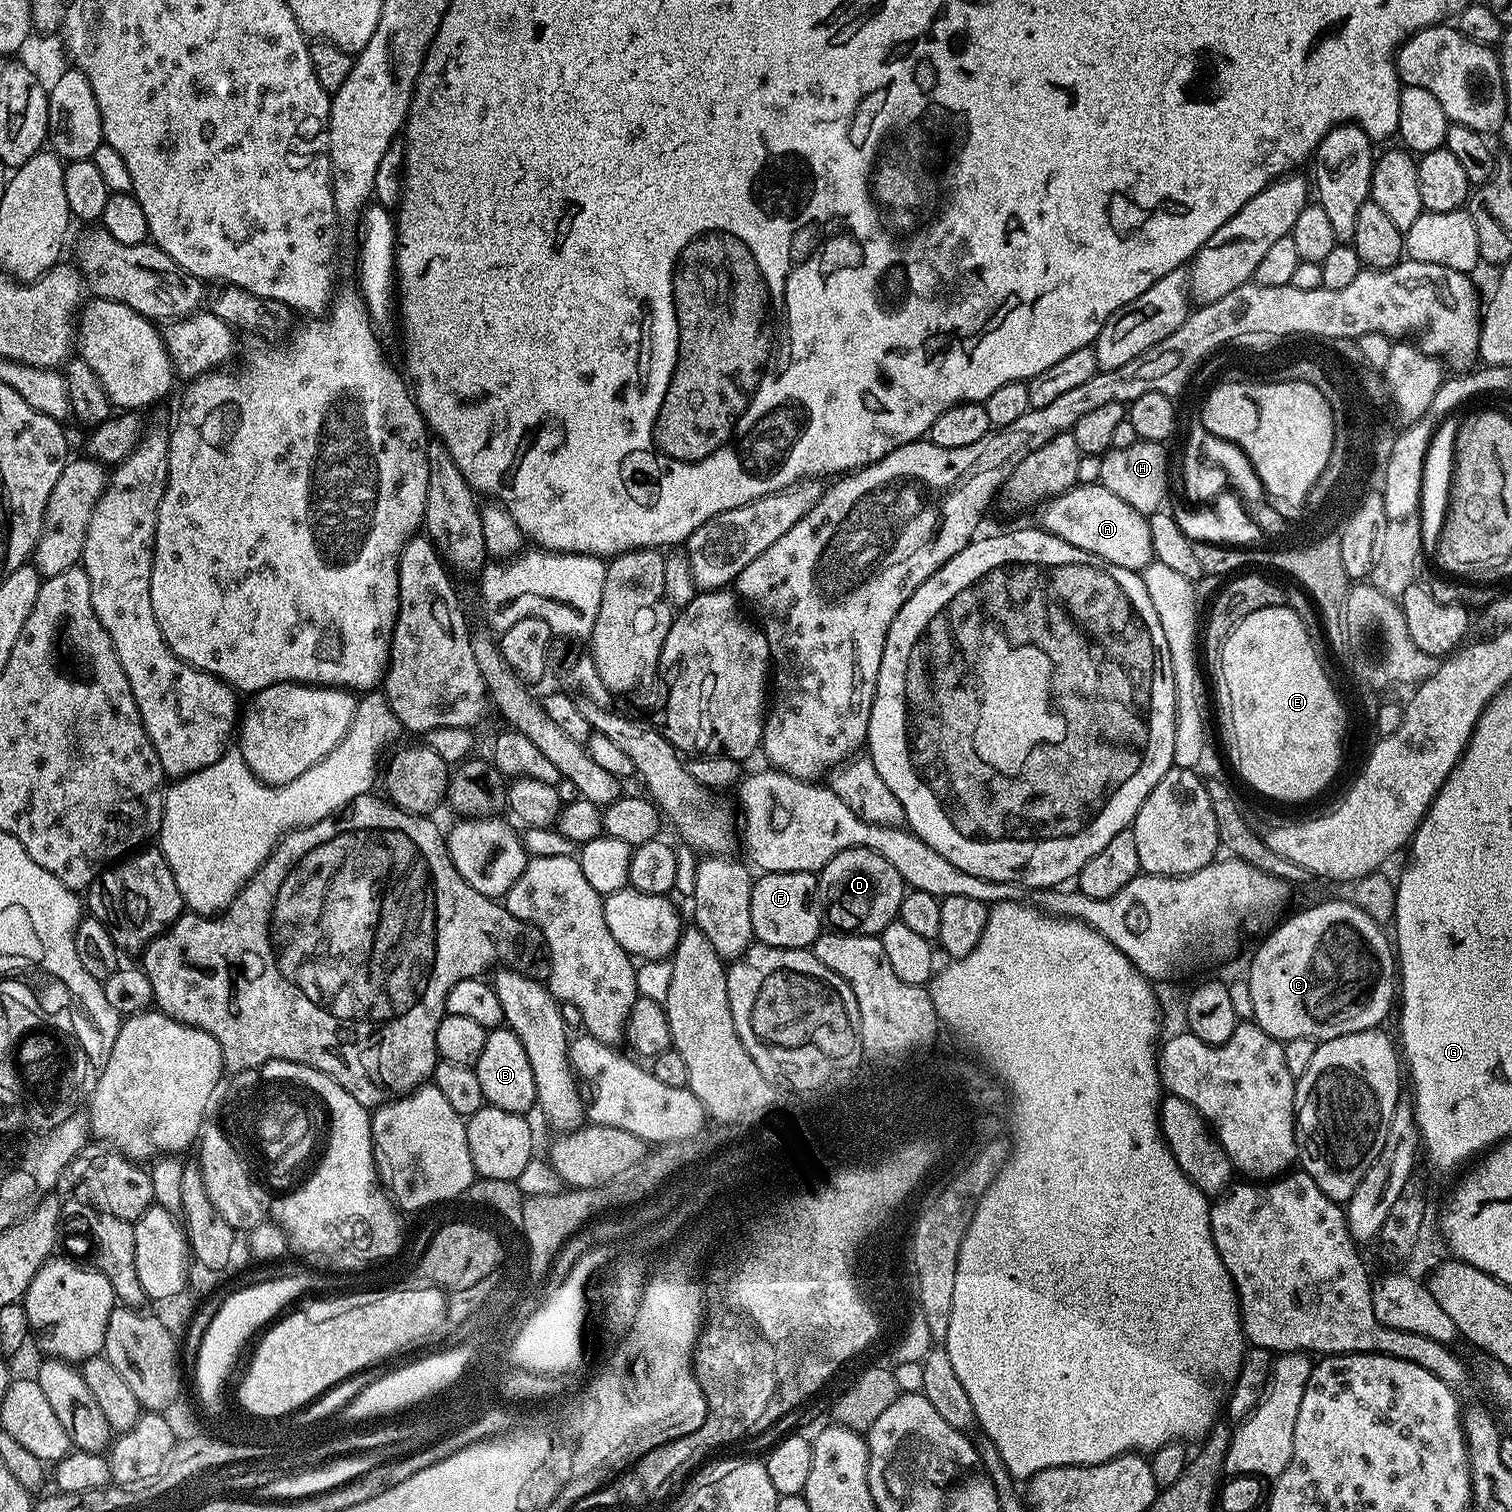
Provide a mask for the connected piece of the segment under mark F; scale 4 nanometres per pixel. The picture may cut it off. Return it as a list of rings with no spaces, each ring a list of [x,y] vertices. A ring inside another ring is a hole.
[[[766,872],[753,883],[750,894],[752,935],[771,948],[811,949],[822,931],[822,901],[814,872]]]

